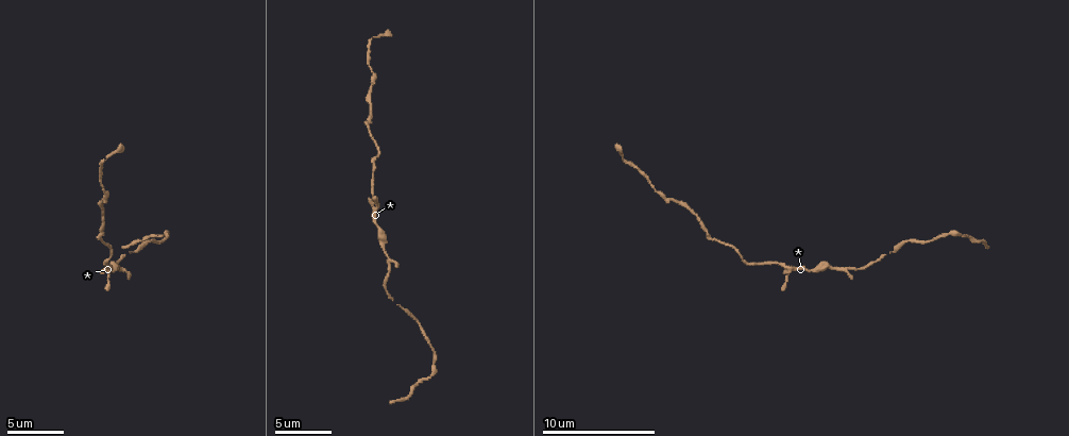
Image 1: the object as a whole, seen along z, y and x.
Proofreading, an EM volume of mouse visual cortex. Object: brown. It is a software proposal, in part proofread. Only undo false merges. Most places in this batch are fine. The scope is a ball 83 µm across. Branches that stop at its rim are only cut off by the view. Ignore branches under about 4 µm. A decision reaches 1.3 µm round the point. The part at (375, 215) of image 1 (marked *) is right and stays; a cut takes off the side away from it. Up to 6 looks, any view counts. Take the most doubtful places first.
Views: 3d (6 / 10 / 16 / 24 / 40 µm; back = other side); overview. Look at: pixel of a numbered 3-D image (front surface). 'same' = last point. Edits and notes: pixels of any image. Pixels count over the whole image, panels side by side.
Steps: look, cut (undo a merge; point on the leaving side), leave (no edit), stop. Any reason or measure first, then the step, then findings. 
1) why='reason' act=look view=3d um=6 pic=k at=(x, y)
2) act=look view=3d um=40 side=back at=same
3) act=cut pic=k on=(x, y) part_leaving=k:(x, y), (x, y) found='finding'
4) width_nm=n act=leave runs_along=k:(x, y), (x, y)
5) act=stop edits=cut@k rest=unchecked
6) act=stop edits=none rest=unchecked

why='narrows sharply' act=look view=3d um=6 pic=1 at=(157, 236)

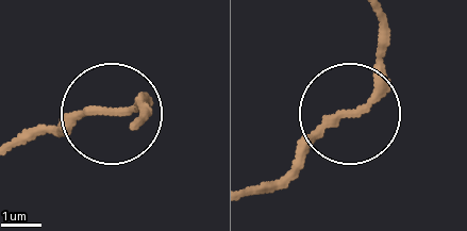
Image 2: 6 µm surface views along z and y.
why='from behind' act=look view=3d um=6 side=back pic=2 at=(351, 112)

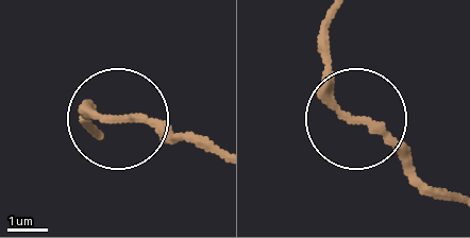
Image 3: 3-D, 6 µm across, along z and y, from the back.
act=leave found='all the same neuron'

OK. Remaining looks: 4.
why='three arms meet' act=look view=3d um=6 pic=1 at=(390, 267)

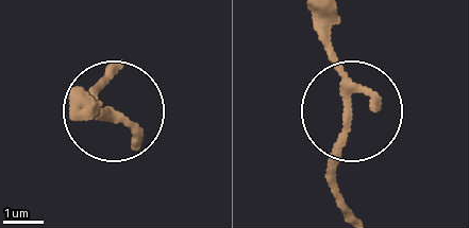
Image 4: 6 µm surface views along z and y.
width_nm=170 act=leave runs_along=4:(314, 15), (348, 86), (337, 205) found='continuous, no second neuron'

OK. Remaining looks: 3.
act=look view=3d um=16 pic=1 at=(102, 240)

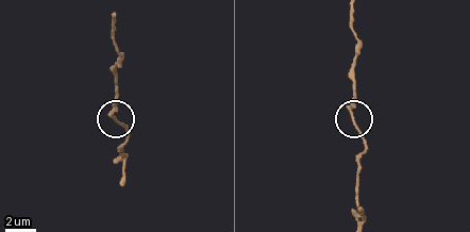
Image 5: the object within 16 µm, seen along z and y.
width_nm=180 act=leave found='continuous, no second neuron'

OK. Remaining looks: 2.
act=stop edits=none rest=unchecked

